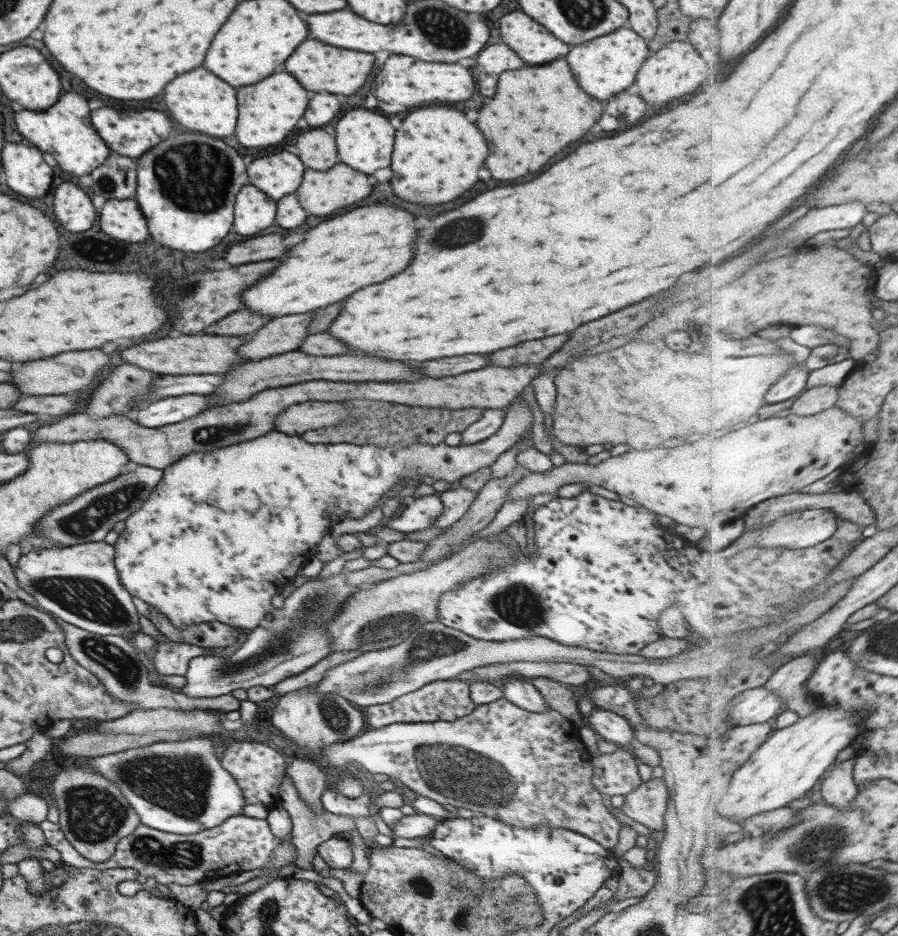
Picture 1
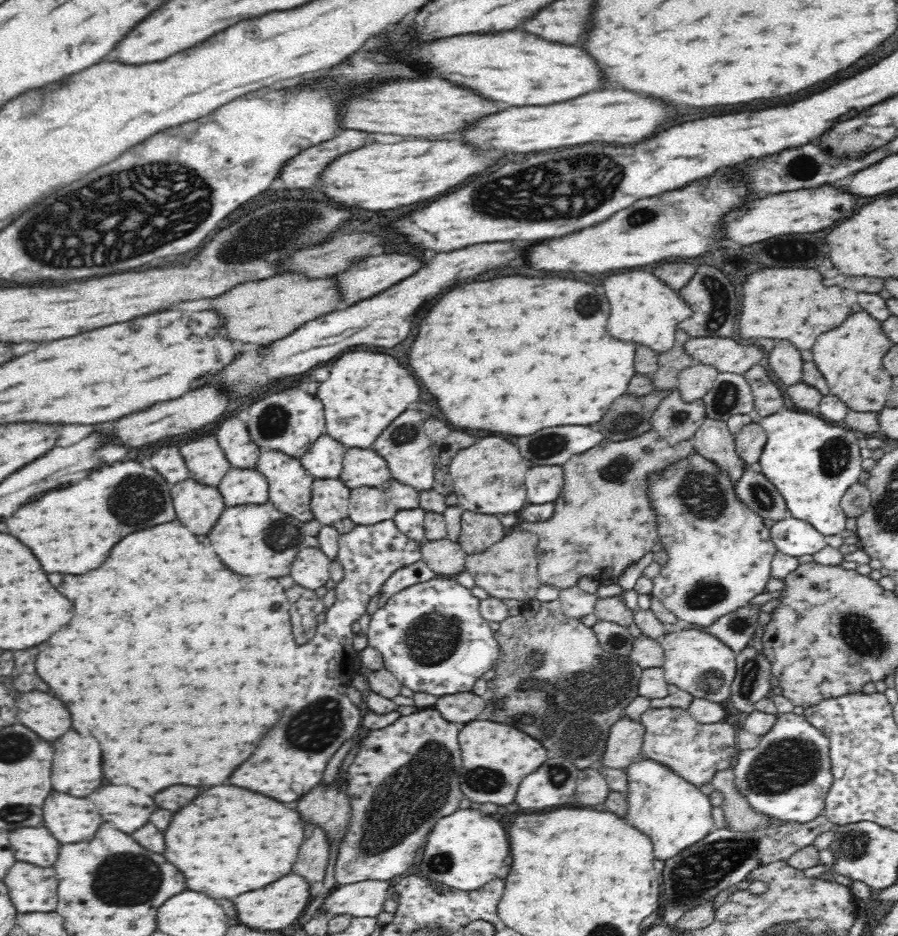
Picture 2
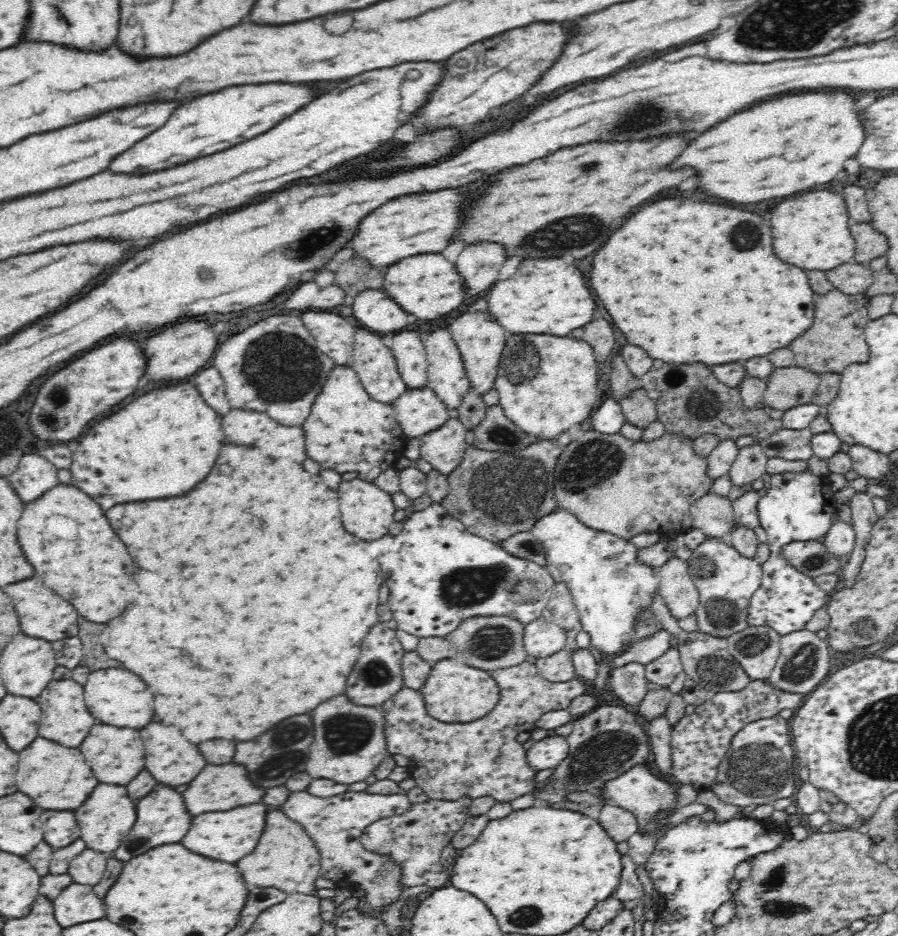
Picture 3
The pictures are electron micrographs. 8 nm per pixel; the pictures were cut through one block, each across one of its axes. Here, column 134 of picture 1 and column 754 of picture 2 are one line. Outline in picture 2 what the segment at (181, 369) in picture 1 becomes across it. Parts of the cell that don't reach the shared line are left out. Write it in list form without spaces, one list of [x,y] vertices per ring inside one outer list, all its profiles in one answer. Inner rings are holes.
[[[691,337],[685,342],[684,348],[695,363],[715,366],[720,373],[743,375],[752,366],[759,365],[764,358],[764,354],[756,346],[746,346],[728,337]]]

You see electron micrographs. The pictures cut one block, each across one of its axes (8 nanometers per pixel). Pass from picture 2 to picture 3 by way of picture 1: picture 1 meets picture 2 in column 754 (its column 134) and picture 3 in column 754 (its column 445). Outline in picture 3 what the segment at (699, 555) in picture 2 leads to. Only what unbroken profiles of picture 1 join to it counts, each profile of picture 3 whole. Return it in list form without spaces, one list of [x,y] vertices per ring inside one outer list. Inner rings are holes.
[[[760,444],[741,448],[740,455],[734,460],[732,469],[729,471],[732,483],[743,488],[750,487],[752,483],[767,474],[768,460]]]

